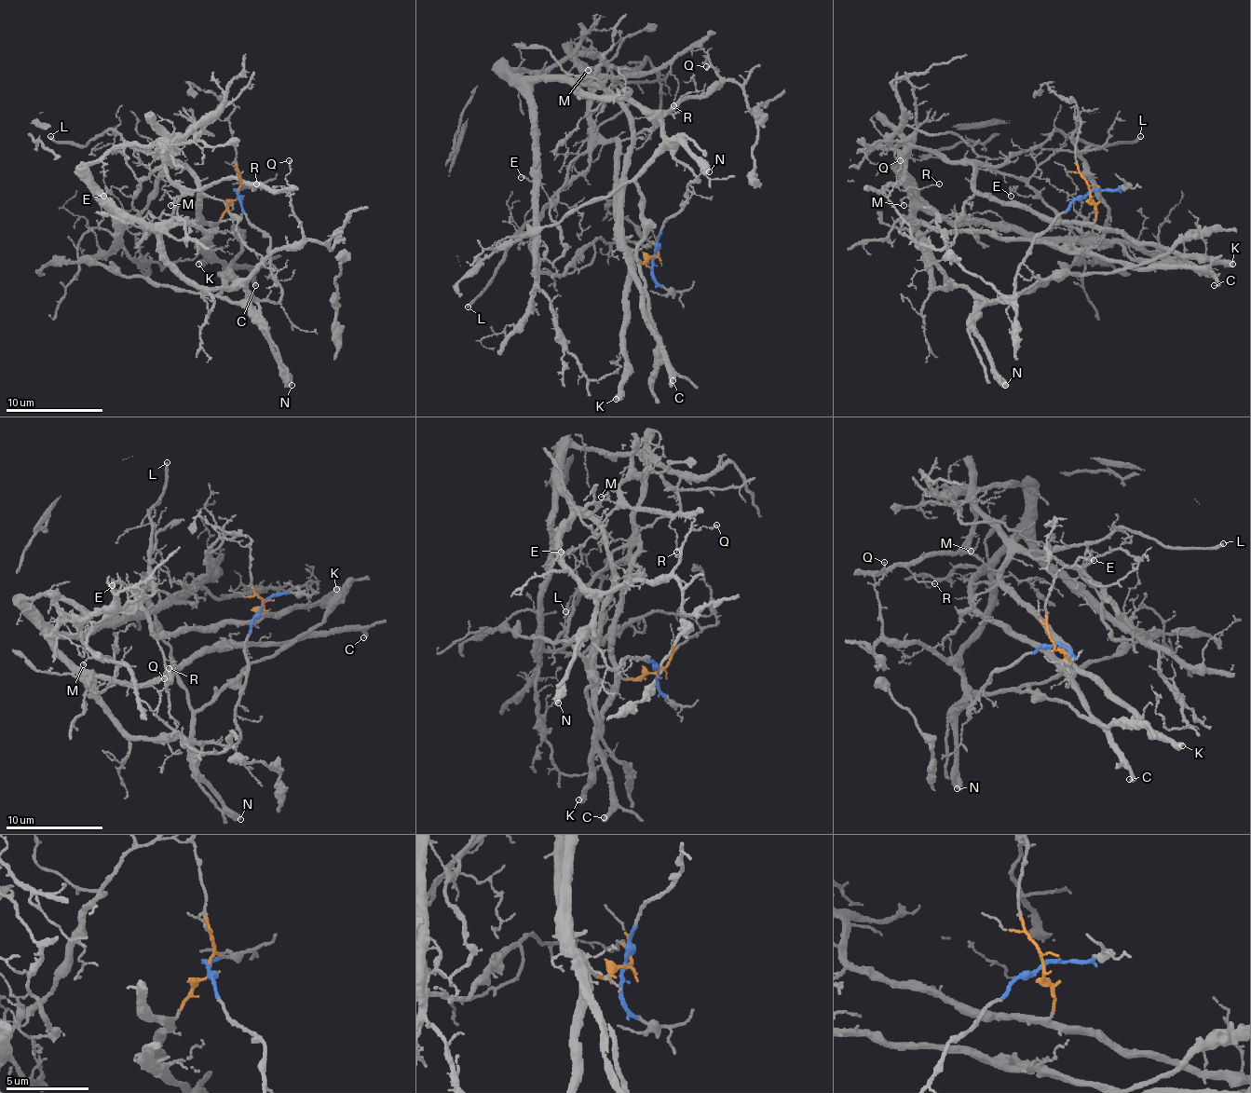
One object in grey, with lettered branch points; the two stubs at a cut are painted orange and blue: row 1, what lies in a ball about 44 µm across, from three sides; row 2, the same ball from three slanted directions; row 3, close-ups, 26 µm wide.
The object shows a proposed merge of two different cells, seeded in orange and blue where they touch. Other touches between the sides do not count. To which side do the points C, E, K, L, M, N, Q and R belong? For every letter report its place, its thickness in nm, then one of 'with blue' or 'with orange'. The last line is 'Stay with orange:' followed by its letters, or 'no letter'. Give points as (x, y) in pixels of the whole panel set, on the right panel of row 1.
C: place (1214, 285); calibre 300 nm; with blue
E: place (1011, 196); calibre 190 nm; with orange
K: place (1232, 264); calibre 550 nm; with orange
L: place (1140, 136); calibre 240 nm; with orange
M: place (904, 205); calibre 140 nm; with orange
N: place (1005, 385); calibre 550 nm; with blue
Q: place (900, 160); calibre 110 nm; with blue
R: place (939, 184); calibre 90 nm; with orange
Stay with orange: E, K, L, M, R

